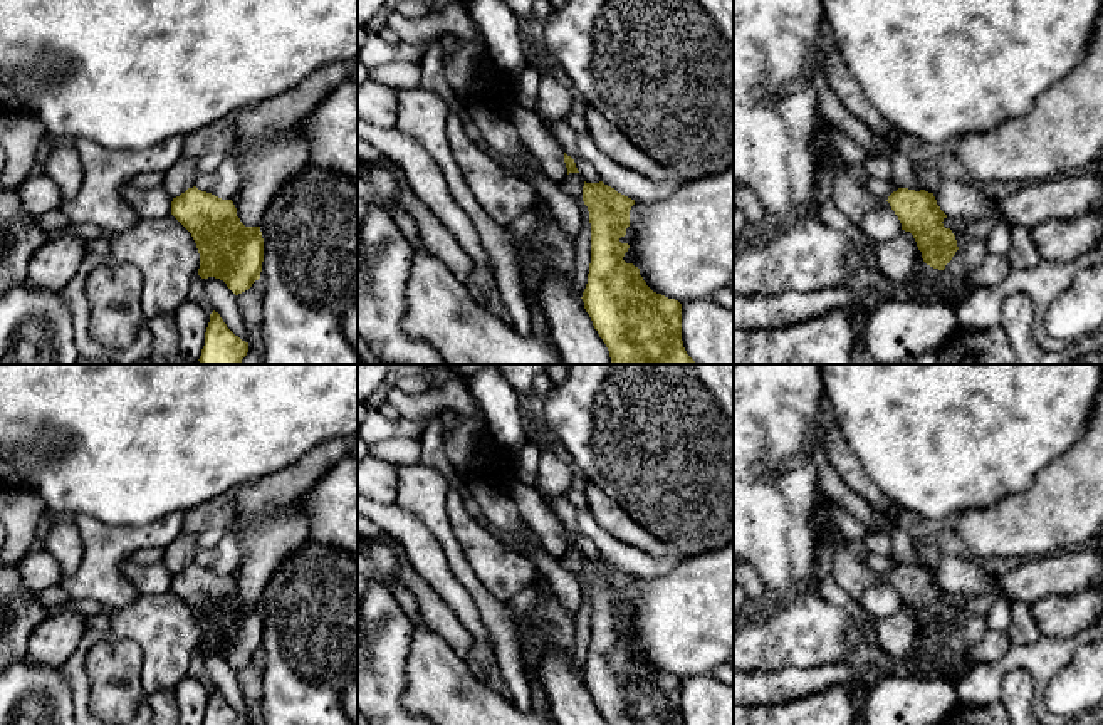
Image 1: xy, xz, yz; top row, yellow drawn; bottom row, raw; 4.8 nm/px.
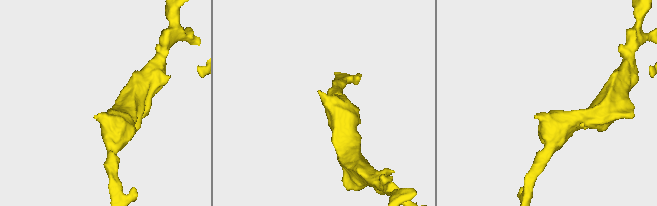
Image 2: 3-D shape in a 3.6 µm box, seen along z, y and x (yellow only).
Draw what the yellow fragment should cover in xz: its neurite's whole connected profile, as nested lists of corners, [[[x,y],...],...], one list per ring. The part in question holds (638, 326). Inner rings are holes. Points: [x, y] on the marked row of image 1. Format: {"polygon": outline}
{"polygon": [[[584,181],[583,201],[591,223],[591,263],[581,299],[609,351],[611,364],[697,364],[683,347],[682,304],[653,292],[640,275],[640,269],[623,260],[630,245],[621,243],[619,238],[630,227],[630,210],[635,200],[603,181]]]}

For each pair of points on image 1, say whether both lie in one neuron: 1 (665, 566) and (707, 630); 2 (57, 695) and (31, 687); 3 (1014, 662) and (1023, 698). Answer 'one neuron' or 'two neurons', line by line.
1: two neurons
2: one neuron
3: two neurons

